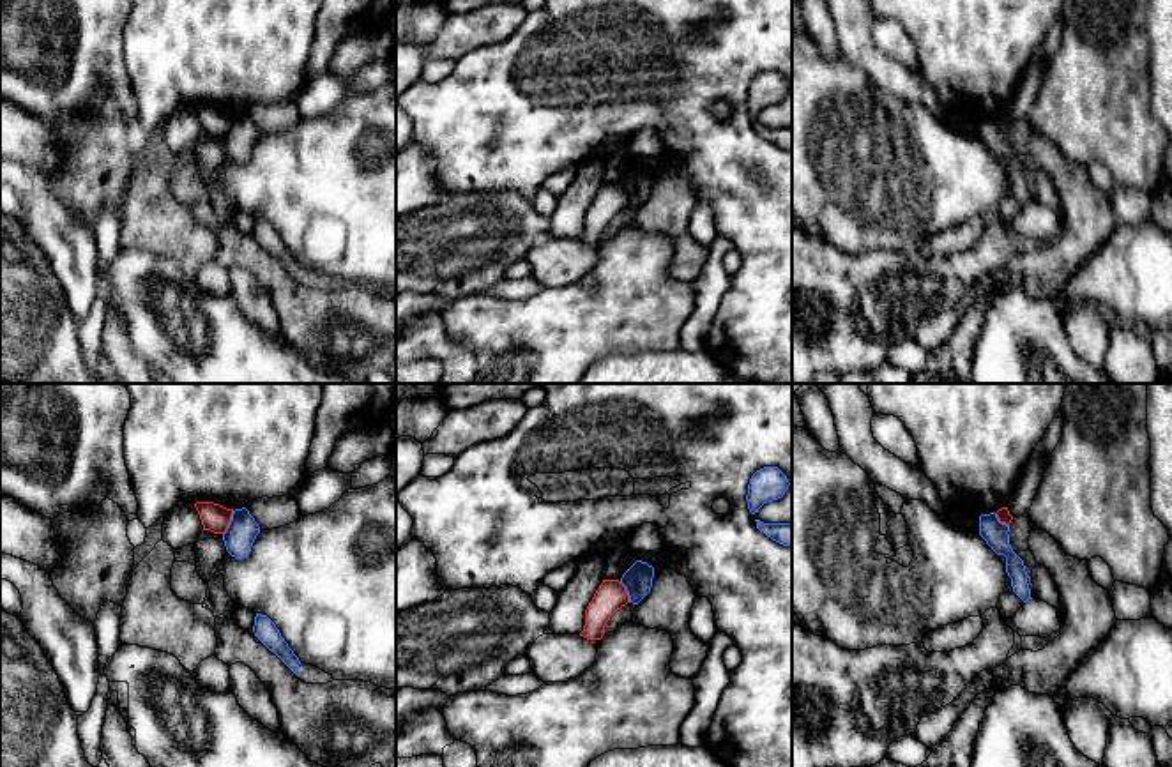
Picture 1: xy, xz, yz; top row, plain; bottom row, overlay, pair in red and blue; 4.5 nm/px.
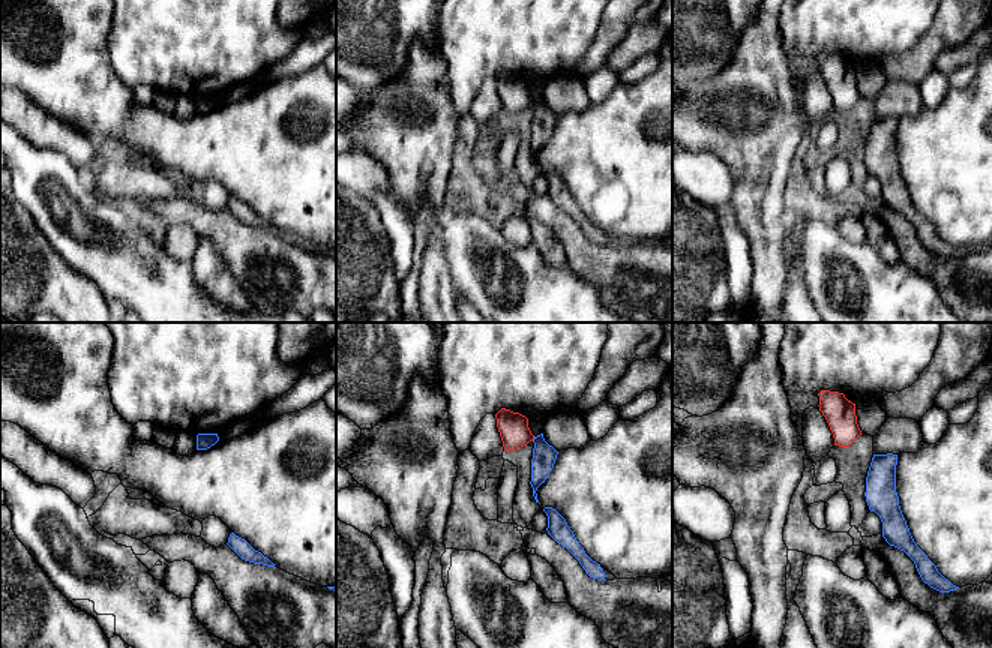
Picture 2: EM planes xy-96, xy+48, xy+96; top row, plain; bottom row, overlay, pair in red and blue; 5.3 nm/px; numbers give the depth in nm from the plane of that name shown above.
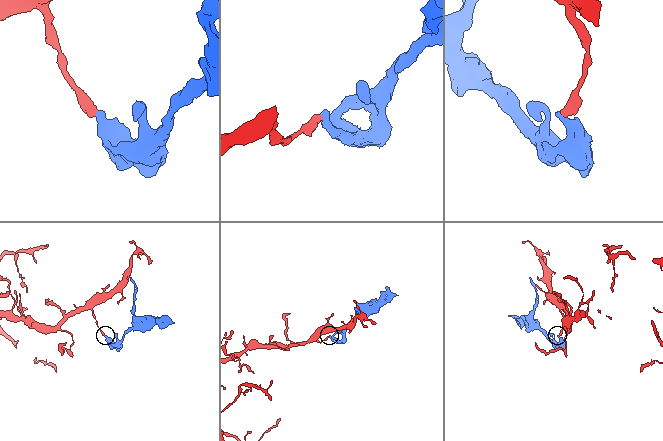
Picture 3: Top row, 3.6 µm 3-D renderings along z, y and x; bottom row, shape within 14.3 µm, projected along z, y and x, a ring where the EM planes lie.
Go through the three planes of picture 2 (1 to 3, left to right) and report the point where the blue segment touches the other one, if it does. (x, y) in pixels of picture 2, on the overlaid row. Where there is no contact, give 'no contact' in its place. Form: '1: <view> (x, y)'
1: no contact
2: xy+48 (533, 438)
3: no contact

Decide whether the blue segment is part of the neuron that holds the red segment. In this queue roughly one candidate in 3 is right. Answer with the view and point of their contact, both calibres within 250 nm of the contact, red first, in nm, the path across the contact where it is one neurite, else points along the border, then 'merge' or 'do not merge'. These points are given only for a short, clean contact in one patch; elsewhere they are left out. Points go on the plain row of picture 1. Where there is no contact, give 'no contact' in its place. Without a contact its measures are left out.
contact xy (228, 128); calibres 130 and 140 nm; border xy (234, 115), (223, 138); do not merge

